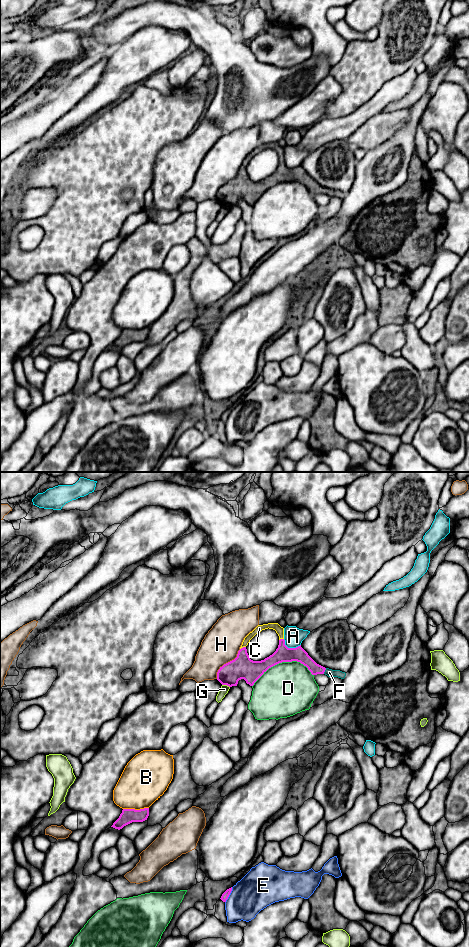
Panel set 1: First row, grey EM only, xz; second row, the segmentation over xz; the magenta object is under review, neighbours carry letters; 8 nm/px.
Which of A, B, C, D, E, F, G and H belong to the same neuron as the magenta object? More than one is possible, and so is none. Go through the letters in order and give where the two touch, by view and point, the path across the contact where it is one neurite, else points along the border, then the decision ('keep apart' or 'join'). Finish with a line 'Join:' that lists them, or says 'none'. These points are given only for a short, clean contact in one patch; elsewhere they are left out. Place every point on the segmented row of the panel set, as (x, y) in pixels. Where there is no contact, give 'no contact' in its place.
A: xz (290, 648) | keep apart
B: xz (134, 809) | along xz (148, 807), (123, 809) | keep apart
C: xz (243, 647) | join
D: xz (282, 661) | keep apart
E: xz (229, 894) | keep apart
F: xz (324, 671) | join
G: xz (226, 684) | keep apart
H: xz (226, 663) | keep apart
Join: C, F

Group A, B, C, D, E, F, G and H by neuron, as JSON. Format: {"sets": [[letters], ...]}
{"sets": [["A"], ["B"], ["C", "F"], ["D"], ["E"], ["G"], ["H"]]}

